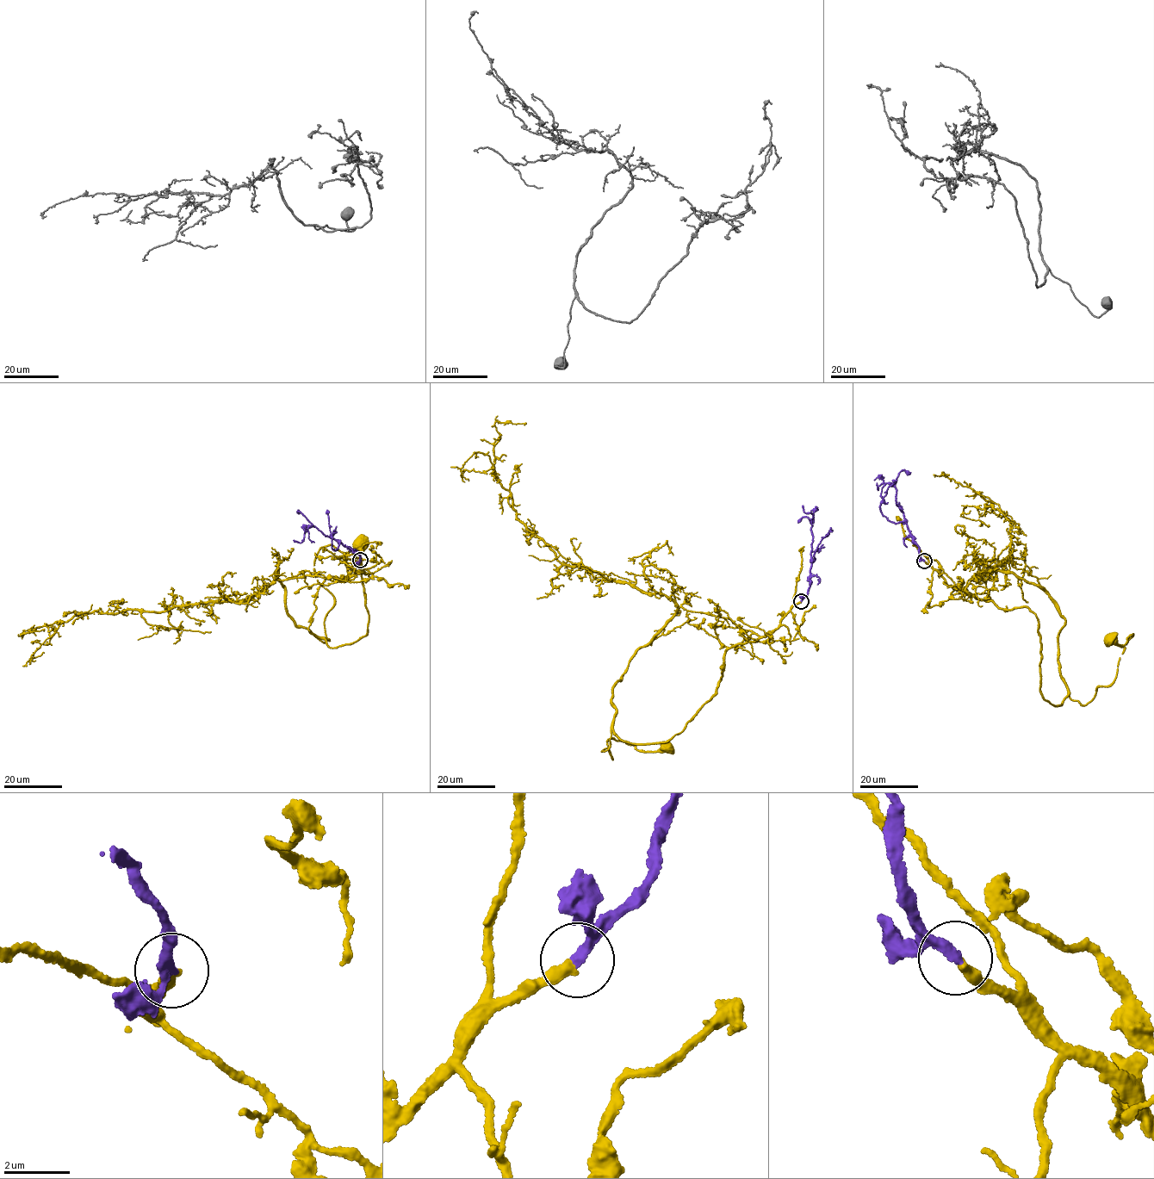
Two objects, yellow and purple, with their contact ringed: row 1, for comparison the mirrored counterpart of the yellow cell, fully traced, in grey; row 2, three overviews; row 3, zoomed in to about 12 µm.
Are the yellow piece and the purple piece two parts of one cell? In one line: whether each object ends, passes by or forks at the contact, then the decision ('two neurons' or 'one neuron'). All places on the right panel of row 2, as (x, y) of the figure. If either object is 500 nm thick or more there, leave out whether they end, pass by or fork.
yellow ends | purple ends | one neuron

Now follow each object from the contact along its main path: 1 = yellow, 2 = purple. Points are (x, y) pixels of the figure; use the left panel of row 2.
1: (360, 561), (341, 576), (360, 559), (368, 633), (329, 647), (314, 559), (360, 542)
2: (360, 560), (356, 551), (325, 536), (313, 525), (306, 530), (303, 541), (293, 540)

